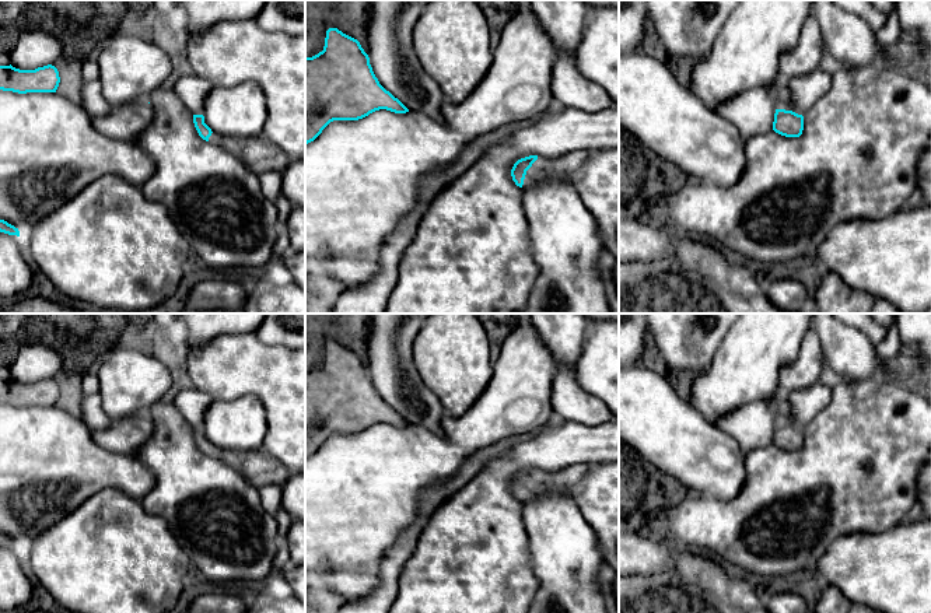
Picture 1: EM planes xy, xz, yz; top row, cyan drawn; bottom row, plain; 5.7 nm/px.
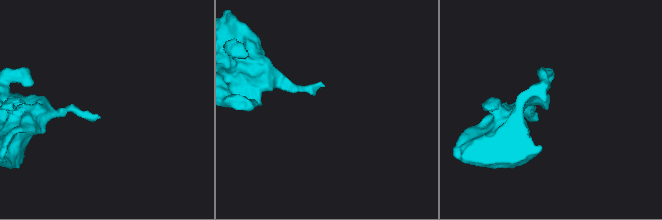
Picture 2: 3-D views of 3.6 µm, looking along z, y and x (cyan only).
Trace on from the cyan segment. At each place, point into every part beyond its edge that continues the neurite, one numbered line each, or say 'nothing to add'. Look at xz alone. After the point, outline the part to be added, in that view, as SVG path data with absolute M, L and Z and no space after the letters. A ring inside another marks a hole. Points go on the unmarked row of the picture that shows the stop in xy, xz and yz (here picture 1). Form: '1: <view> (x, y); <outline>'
1: xz (566, 480); M578 463L553 473L538 470L526 484L524 502L532 501L546 493L574 494L577 484L589 472L592 463Z

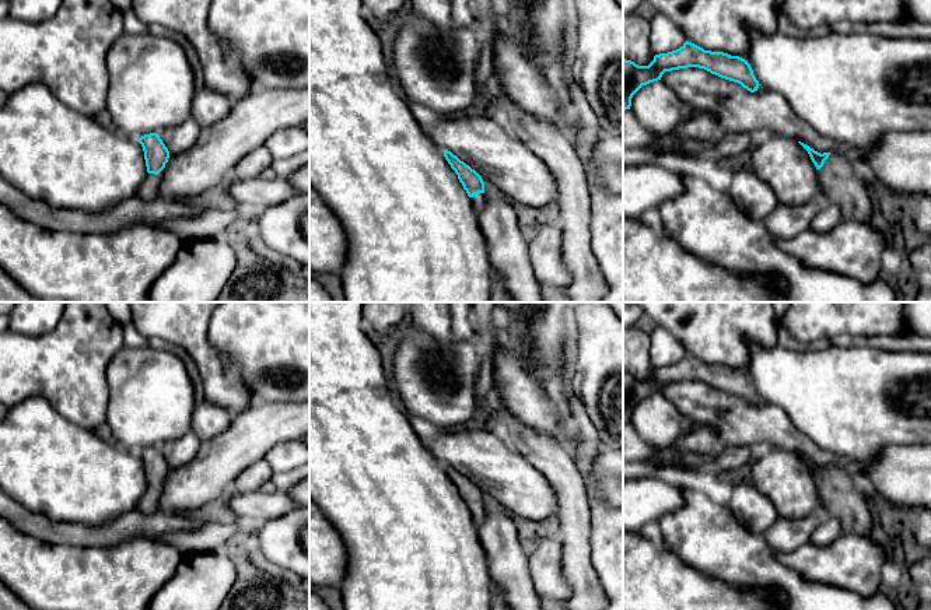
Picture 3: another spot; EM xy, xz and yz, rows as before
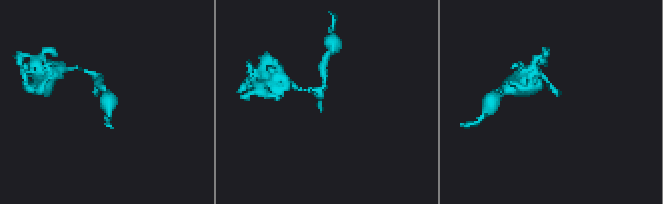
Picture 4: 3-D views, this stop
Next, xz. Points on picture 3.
1: xz (479, 514); M479 506L479 508L473 509L473 511L470 511L470 515L472 515L473 522L479 527L484 522L486 509L484 509L484 506Z

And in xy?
1: xy (149, 504); M162 484L158 488L147 487L137 505L137 509L146 515L157 512L161 492Z

